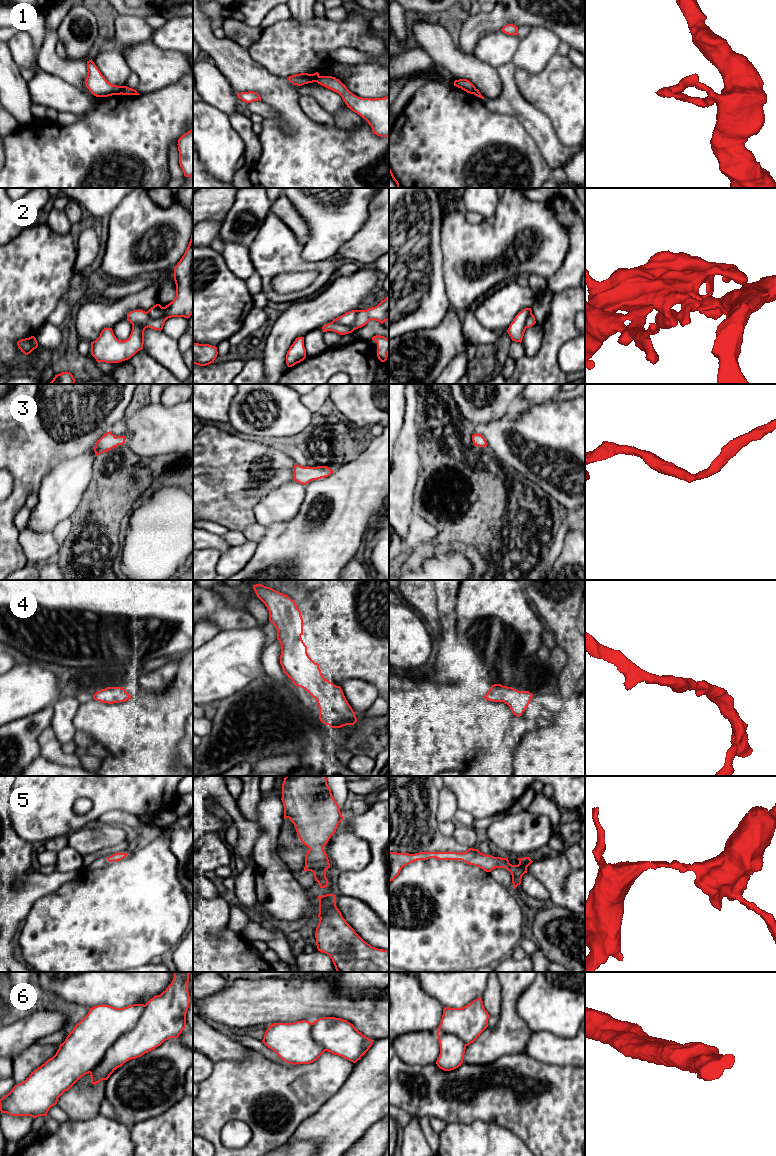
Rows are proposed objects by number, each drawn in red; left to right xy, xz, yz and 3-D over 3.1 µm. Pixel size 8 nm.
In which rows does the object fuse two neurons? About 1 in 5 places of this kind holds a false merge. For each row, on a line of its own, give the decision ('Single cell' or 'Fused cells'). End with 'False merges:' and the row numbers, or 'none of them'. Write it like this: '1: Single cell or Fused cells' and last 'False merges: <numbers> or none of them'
1: Fused cells
2: Fused cells
3: Single cell
4: Single cell
5: Single cell
6: Single cell
False merges: 1, 2

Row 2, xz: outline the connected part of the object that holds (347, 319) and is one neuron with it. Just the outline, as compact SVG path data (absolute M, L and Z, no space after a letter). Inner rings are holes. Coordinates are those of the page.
M352 310L334 319L331 323L341 324L345 326L353 326L356 320L356 316L357 310Z

